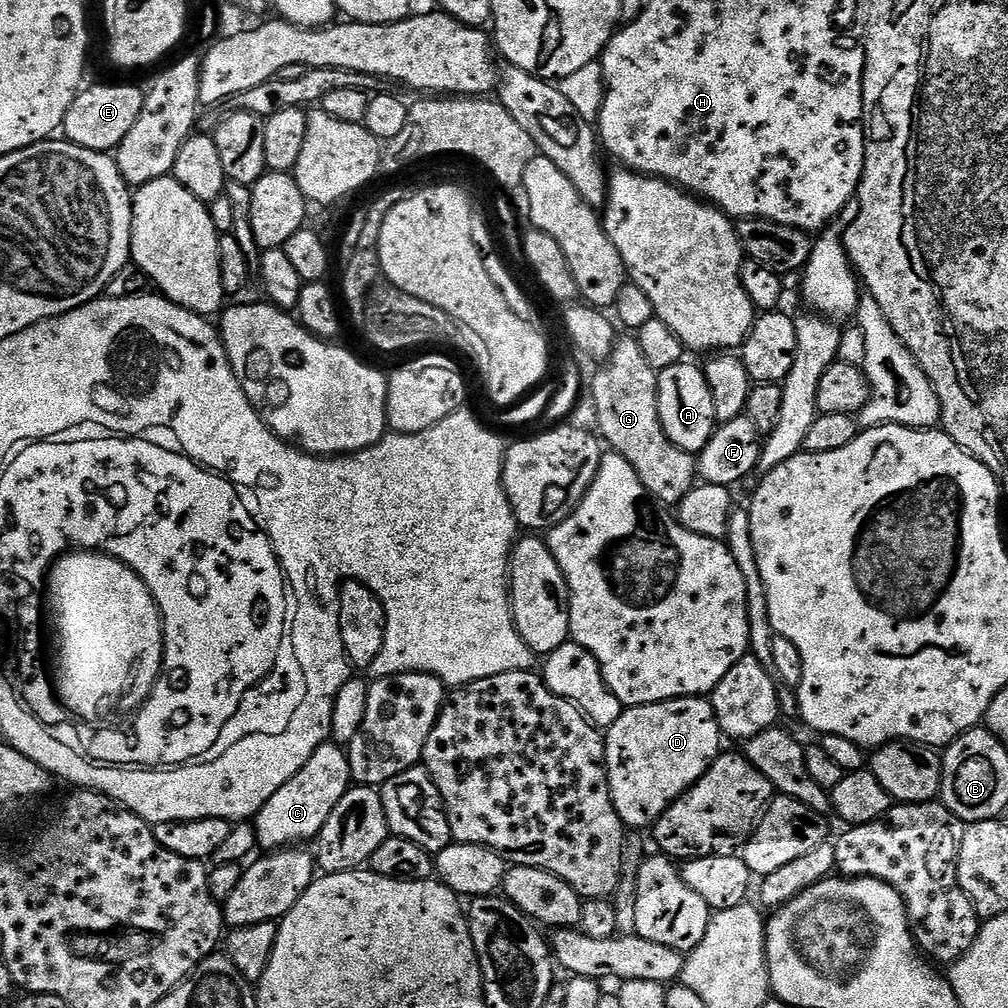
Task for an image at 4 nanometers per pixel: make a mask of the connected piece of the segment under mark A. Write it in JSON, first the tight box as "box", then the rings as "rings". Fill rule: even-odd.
{"box":[658,362,716,454],"rings":[[[681,362],[658,373],[658,410],[666,434],[682,450],[699,454],[716,431],[714,398],[710,398],[710,386],[704,377],[703,367],[698,363]]]}

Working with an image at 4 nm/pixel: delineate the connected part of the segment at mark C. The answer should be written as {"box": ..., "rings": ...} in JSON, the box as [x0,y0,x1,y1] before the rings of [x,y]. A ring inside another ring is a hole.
{"box":[254,742,353,850],"rings":[[[335,742],[318,746],[318,750],[310,754],[310,762],[306,762],[306,766],[302,766],[302,770],[298,770],[298,774],[294,774],[294,778],[290,778],[290,782],[286,782],[286,786],[282,786],[278,794],[274,794],[274,798],[270,798],[270,802],[266,802],[262,810],[258,810],[254,818],[257,845],[264,850],[284,850],[289,846],[303,845],[305,843],[303,840],[315,841],[320,835],[326,818],[330,818],[334,806],[342,802],[342,798],[353,784],[347,751]]]}

